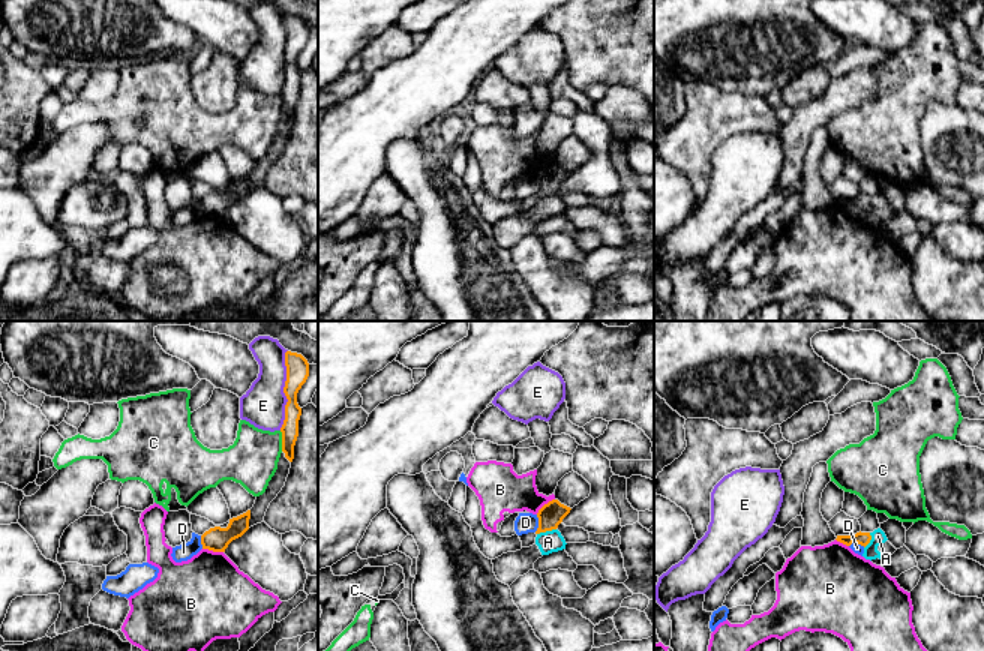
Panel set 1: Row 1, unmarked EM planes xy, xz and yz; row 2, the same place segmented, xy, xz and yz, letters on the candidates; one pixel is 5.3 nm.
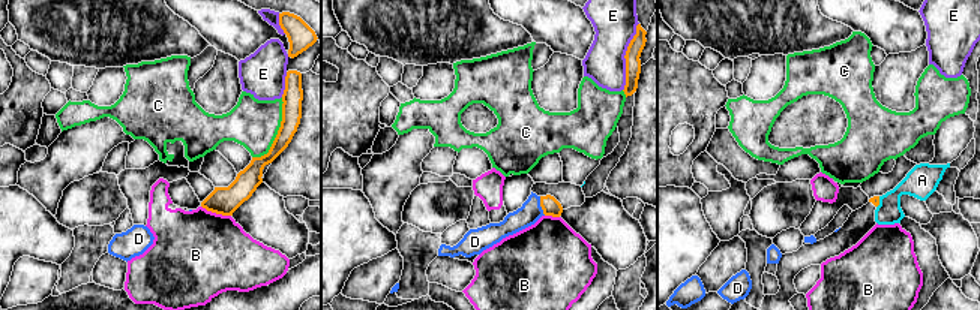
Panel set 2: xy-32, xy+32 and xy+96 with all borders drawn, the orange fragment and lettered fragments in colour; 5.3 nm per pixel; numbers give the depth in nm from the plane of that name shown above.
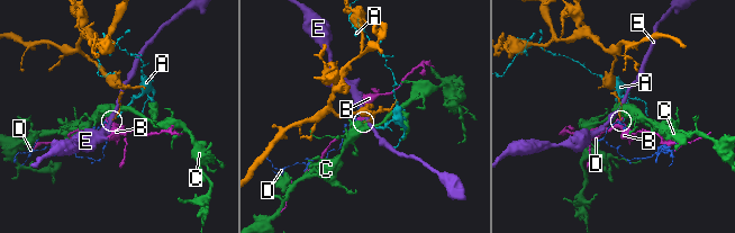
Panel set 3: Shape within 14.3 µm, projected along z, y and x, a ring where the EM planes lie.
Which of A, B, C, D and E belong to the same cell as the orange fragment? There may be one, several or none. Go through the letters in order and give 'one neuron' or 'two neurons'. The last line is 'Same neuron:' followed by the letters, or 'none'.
A: two neurons
B: two neurons
C: two neurons
D: two neurons
E: two neurons
Same neuron: none

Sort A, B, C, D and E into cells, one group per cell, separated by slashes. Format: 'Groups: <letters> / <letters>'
Groups: A / B / C / D / E

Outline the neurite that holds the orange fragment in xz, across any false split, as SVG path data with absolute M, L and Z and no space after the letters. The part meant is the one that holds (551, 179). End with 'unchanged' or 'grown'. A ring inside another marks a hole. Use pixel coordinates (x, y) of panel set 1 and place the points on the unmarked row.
M558 164L544 168L537 177L538 192L536 198L556 194L570 174L570 171L561 168Z; unchanged

